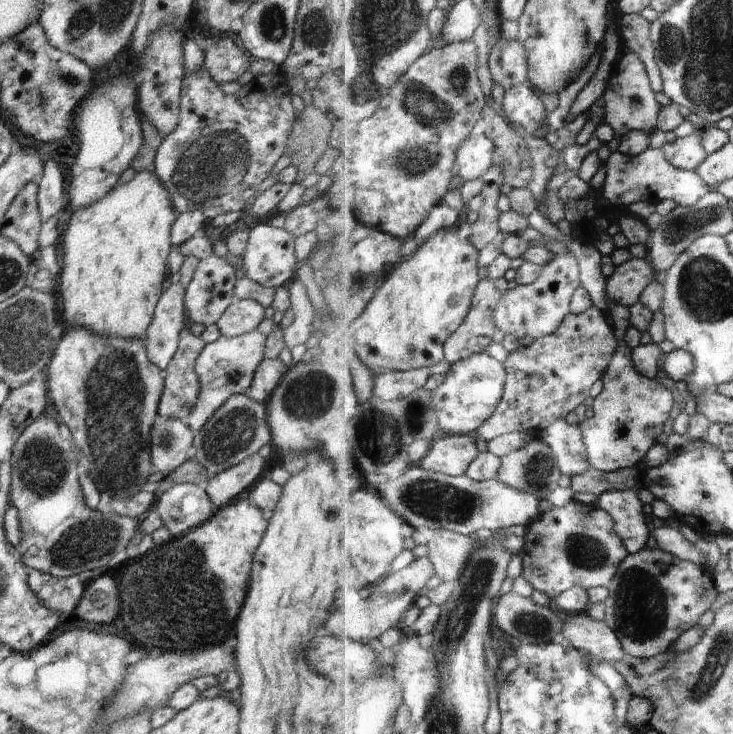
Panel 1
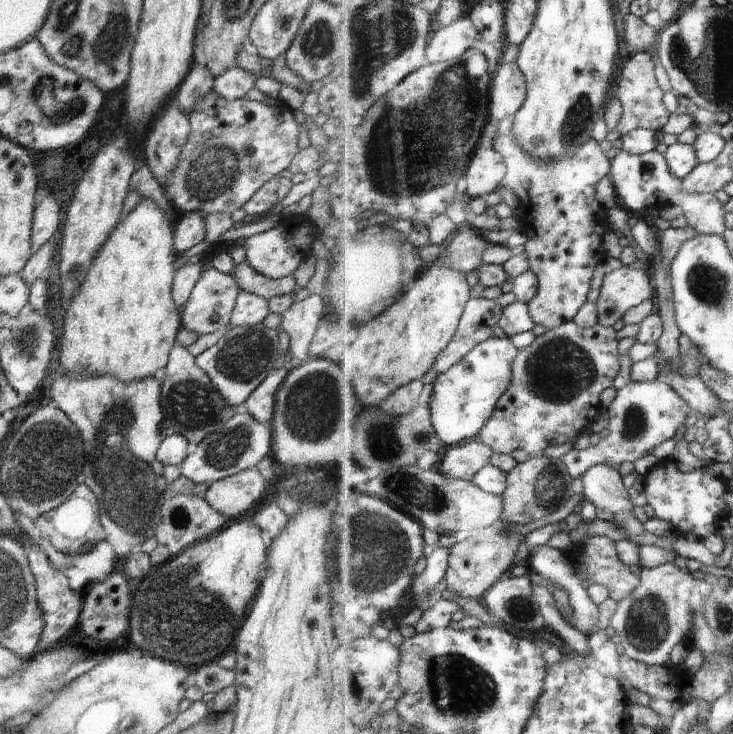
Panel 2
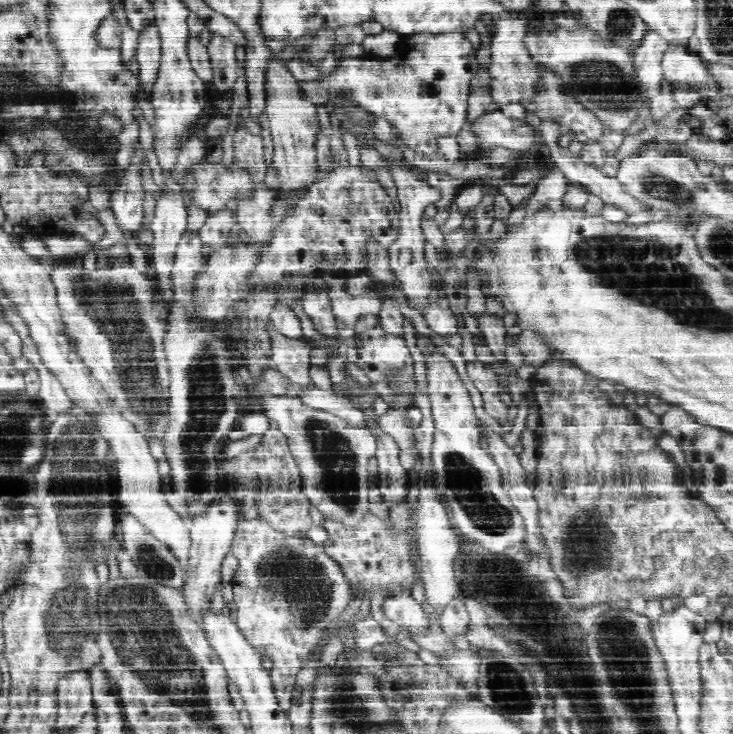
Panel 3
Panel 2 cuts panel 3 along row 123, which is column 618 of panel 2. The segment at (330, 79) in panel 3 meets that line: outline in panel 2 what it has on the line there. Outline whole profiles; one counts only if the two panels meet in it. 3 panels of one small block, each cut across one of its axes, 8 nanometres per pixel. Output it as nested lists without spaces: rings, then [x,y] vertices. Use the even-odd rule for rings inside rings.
[[[662,378],[652,382],[636,382],[626,384],[618,391],[617,397],[608,408],[610,414],[609,431],[606,438],[600,439],[597,446],[586,450],[572,449],[566,454],[566,466],[574,478],[584,478],[587,469],[601,464],[614,467],[624,462],[636,462],[638,458],[652,454],[666,440],[675,439],[682,425],[690,424],[688,415],[695,414],[692,406],[672,385]]]

